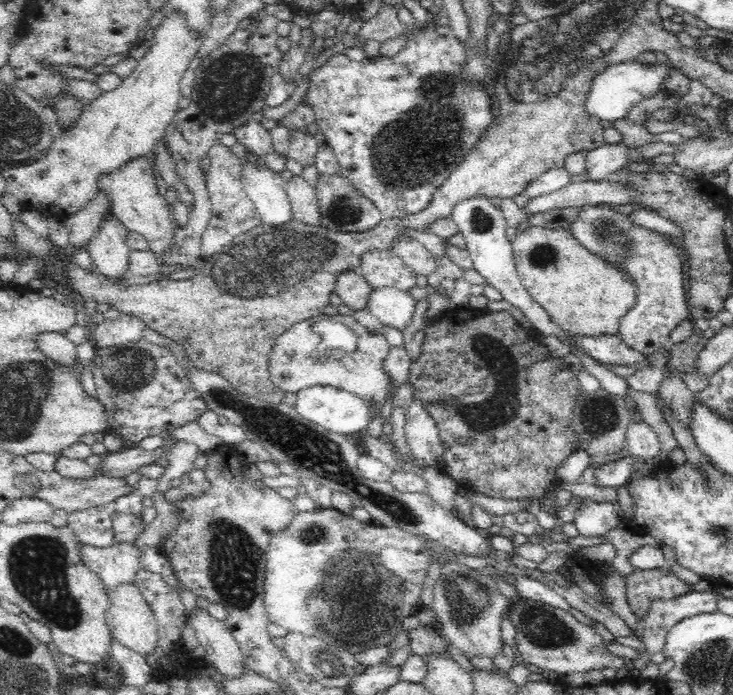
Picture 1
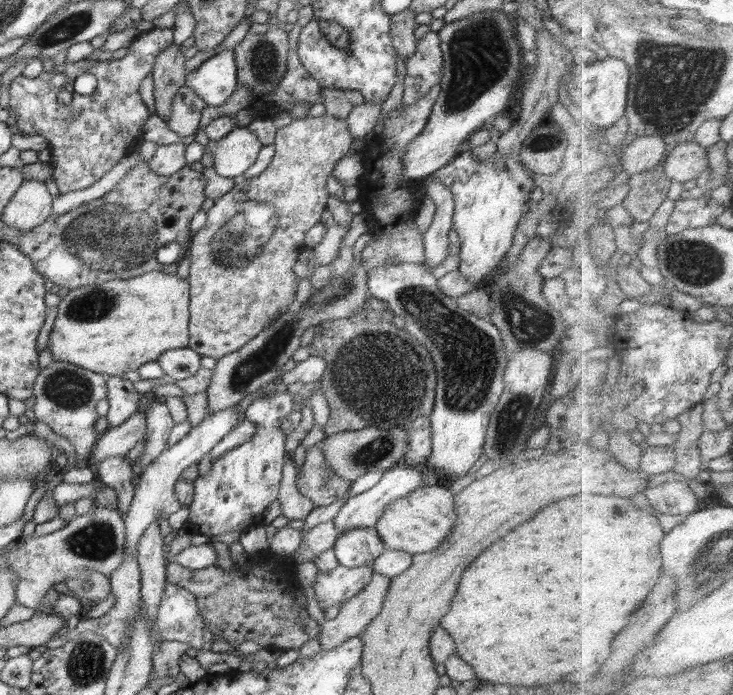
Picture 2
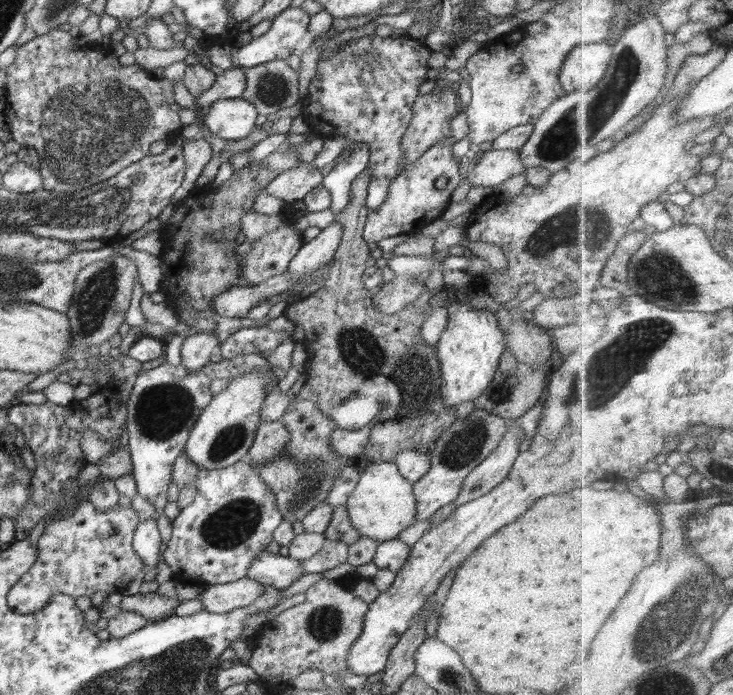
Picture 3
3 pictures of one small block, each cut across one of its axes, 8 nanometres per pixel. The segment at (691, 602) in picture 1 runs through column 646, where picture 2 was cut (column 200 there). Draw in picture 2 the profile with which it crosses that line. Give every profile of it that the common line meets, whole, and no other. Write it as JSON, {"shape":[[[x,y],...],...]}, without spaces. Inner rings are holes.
{"shape":[[[165,584],[156,614],[155,630],[165,641],[185,642],[198,651],[211,641],[213,634],[198,610],[197,599],[180,586]]]}

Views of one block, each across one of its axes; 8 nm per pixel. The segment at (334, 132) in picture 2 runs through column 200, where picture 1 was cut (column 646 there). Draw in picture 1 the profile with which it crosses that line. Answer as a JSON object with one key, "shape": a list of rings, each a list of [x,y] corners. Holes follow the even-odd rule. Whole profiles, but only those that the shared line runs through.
{"shape":[[[586,205],[582,207],[577,219],[571,222],[570,231],[584,248],[596,256],[602,257],[609,264],[613,264],[619,268],[620,272],[627,274],[635,282],[635,305],[620,320],[620,336],[618,339],[622,340],[624,346],[632,349],[632,351],[650,356],[659,349],[671,345],[672,330],[680,322],[691,319],[690,309],[688,309],[686,281],[684,280],[685,265],[682,247],[669,235],[634,225],[630,215],[620,213],[610,205]]]}

